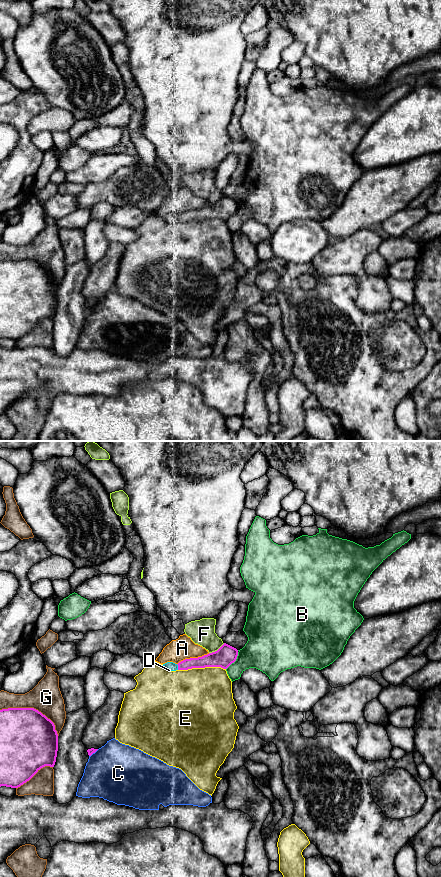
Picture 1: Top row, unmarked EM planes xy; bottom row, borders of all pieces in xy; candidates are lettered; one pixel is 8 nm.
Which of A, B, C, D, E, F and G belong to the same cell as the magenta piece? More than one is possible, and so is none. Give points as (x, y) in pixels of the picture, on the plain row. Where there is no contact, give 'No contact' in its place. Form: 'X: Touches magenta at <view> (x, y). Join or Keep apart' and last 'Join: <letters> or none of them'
A: Touches magenta at xy (193, 210). Keep apart
B: Touches magenta at xy (234, 213). Keep apart
C: Touches magenta at xy (93, 304). Keep apart
D: Touches magenta at xy (178, 219). Join
E: Touches magenta at xy (201, 219). Keep apart
F: Touches magenta at xy (217, 202). Keep apart
G: Touches magenta at xy (33, 260). Keep apart
Join: D

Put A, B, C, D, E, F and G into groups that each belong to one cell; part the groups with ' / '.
A / B / C / D / E / F / G

